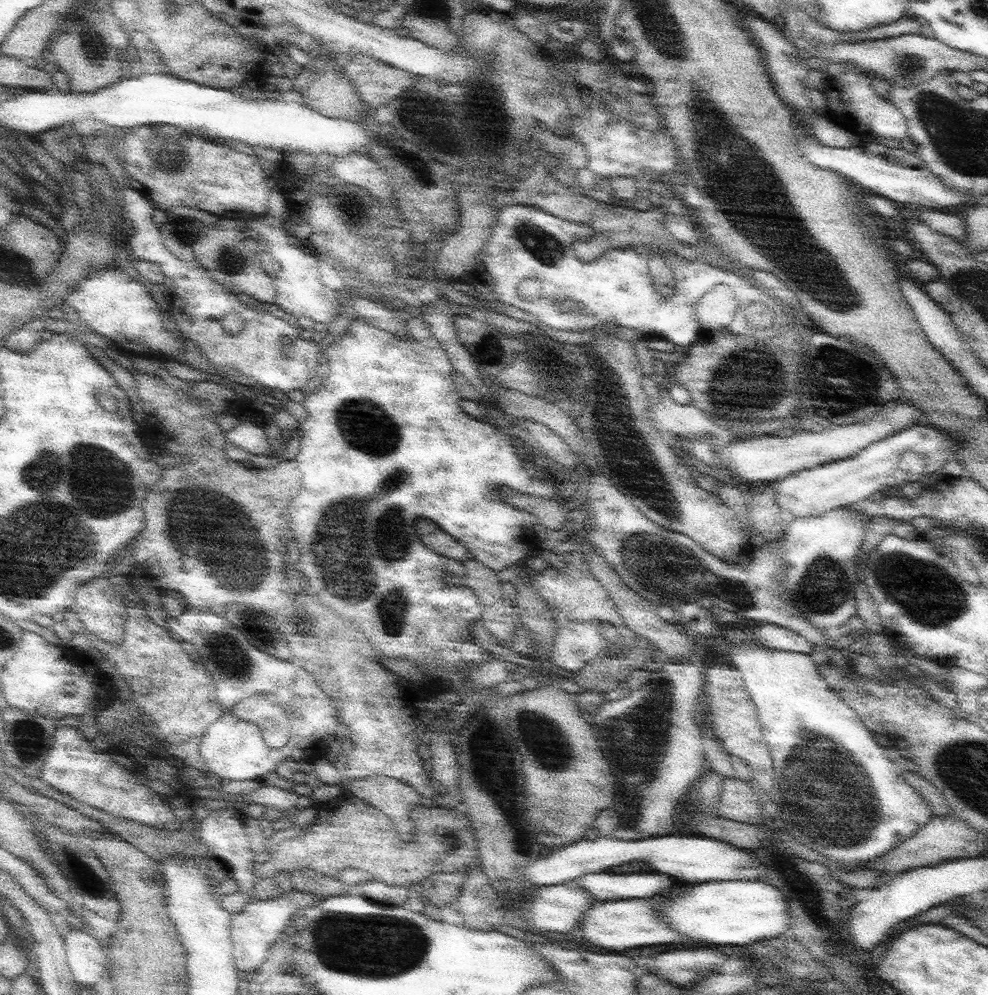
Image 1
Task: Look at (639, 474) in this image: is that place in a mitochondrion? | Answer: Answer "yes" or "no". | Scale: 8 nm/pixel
yes

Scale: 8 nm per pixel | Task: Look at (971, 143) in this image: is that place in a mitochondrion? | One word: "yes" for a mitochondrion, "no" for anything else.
yes

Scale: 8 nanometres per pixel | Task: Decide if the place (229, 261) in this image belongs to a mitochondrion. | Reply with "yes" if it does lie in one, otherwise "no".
yes

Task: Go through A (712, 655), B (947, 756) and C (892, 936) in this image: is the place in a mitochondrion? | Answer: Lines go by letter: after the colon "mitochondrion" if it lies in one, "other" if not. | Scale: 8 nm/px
A: other
B: mitochondrion
C: other

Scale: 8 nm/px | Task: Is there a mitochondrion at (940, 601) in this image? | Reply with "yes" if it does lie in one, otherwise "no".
yes

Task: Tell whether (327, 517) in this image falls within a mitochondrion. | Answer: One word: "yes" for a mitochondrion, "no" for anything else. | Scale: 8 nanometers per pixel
yes

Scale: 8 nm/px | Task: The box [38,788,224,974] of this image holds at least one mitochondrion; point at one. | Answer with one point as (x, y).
(96, 886)

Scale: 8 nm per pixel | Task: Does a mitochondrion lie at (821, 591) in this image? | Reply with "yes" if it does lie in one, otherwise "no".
yes

